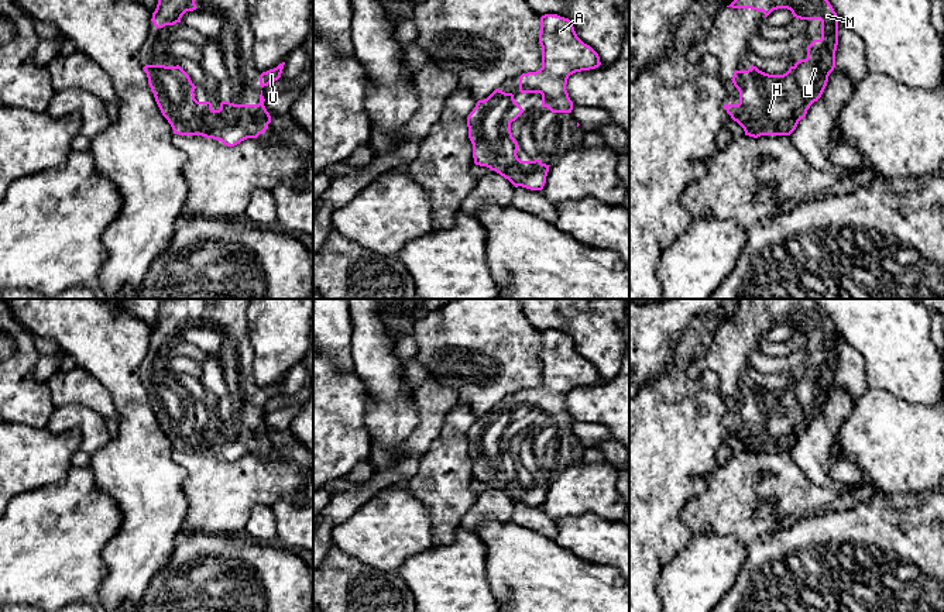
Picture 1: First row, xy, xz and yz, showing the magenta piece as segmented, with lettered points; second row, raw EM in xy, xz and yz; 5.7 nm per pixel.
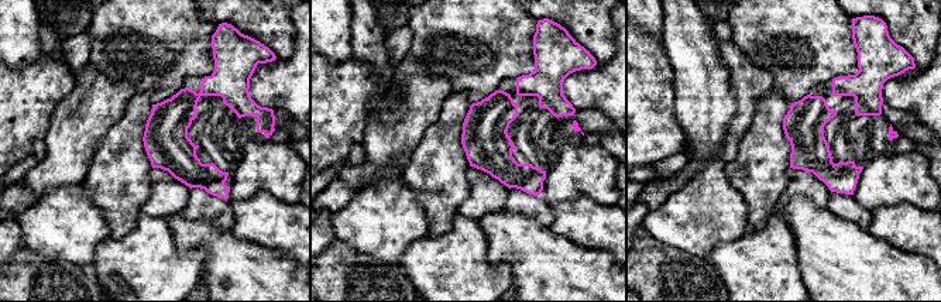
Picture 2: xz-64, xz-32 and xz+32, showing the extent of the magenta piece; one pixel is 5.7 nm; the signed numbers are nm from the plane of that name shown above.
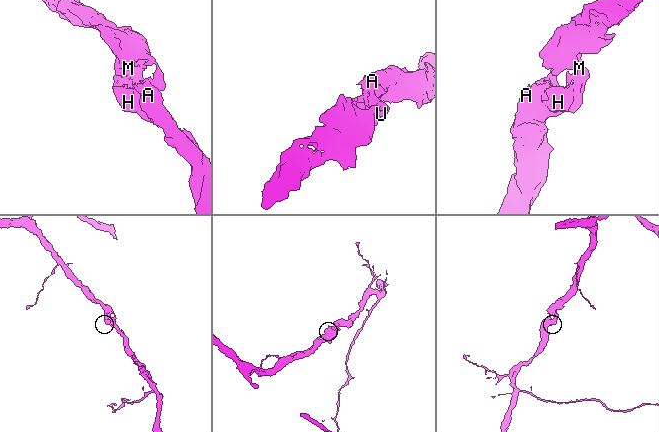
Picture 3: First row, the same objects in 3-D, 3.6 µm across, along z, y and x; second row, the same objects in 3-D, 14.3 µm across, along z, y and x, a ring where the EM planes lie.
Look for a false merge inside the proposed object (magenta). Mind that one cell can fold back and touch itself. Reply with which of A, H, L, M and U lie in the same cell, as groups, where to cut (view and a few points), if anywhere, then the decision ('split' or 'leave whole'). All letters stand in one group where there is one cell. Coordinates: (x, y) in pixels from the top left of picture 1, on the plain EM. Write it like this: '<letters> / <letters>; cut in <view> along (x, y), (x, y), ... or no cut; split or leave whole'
A H L M U; no cut; leave whole

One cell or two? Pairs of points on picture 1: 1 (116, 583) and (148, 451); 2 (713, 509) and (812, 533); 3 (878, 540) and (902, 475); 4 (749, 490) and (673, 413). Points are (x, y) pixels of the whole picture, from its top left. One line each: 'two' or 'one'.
1: one
2: two
3: two
4: two

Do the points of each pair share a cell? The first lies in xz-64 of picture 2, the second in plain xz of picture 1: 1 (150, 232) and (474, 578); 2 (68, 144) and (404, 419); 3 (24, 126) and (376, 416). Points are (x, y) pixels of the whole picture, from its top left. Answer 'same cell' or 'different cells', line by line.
1: same cell
2: different cells
3: different cells

